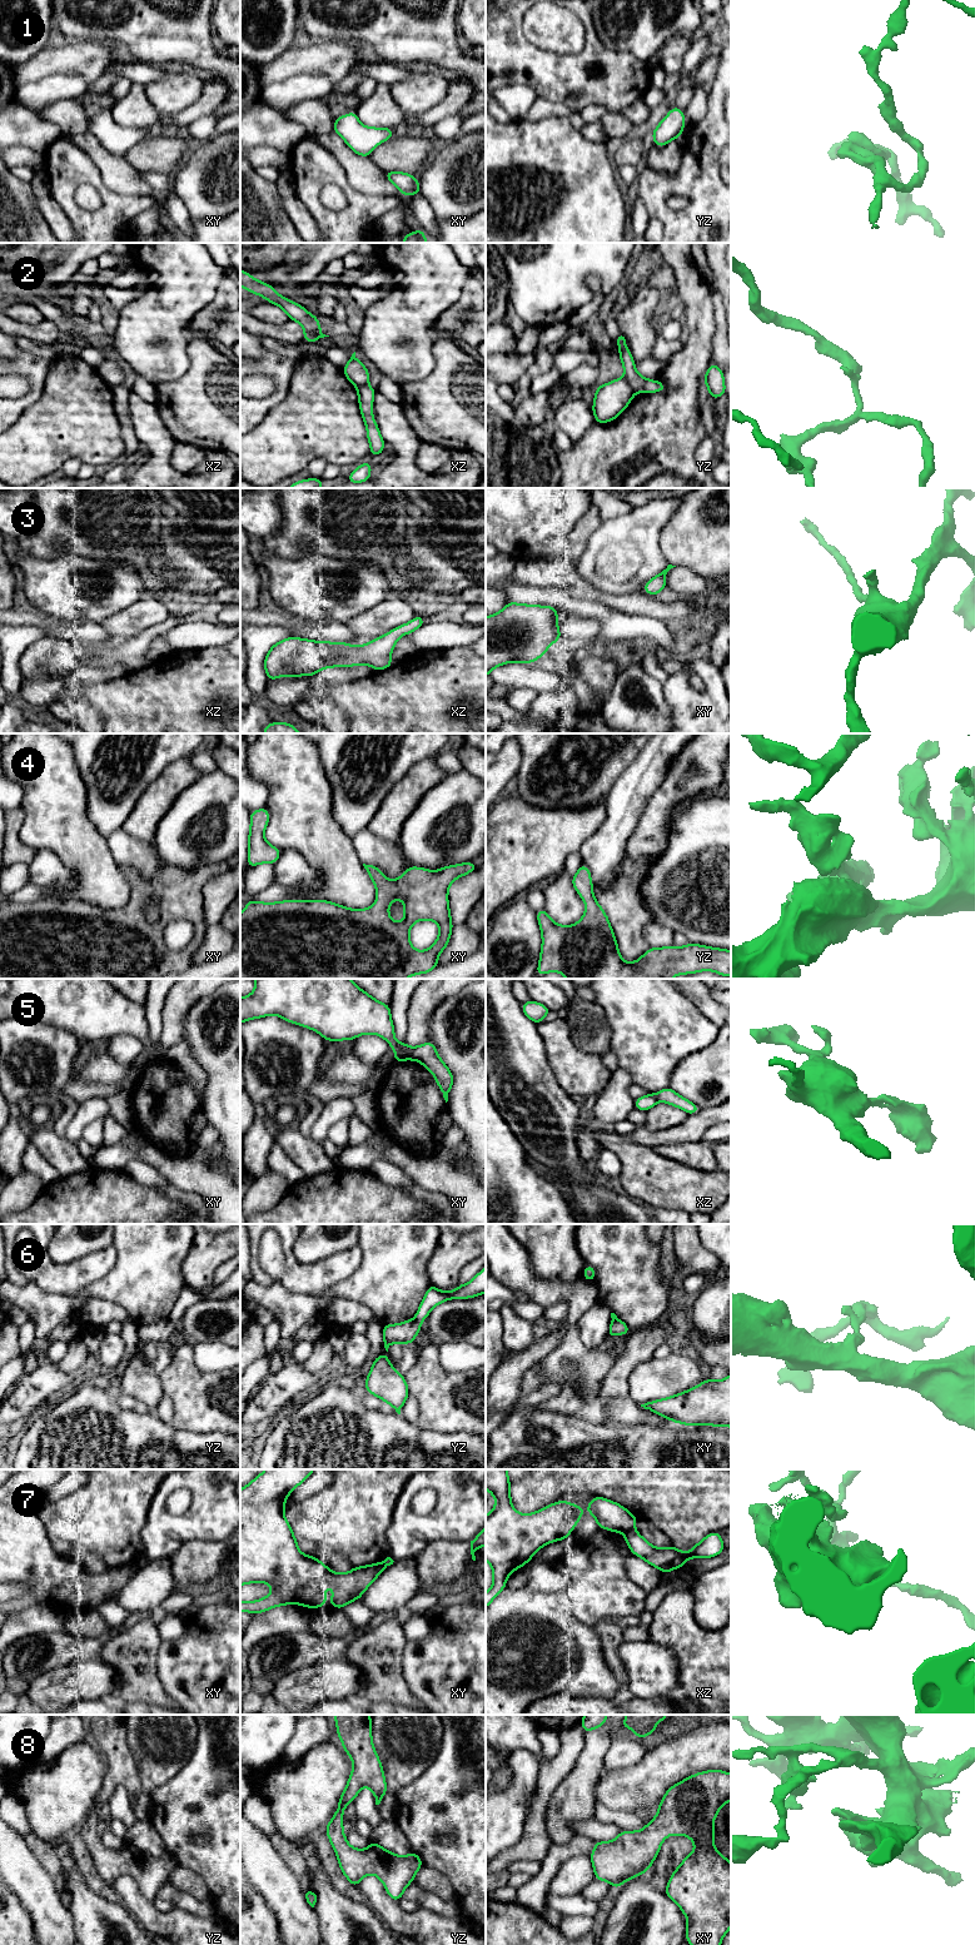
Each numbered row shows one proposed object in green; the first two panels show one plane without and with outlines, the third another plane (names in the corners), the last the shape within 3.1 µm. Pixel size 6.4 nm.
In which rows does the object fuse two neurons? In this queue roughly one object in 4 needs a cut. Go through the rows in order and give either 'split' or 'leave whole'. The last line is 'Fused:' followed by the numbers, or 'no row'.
1: leave whole
2: split
3: leave whole
4: leave whole
5: split
6: split
7: split
8: leave whole
Fused: 2, 5, 6, 7

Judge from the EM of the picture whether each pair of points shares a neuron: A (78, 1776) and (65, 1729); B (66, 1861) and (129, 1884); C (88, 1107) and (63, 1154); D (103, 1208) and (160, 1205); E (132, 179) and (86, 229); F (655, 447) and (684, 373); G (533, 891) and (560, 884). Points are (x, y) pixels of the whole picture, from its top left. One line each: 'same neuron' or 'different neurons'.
A: different neurons
B: different neurons
C: different neurons
D: same neuron
E: different neurons
F: same neuron
G: different neurons

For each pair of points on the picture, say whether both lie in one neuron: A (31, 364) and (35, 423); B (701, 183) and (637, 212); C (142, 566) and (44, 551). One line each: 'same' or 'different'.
A: different
B: different
C: same

